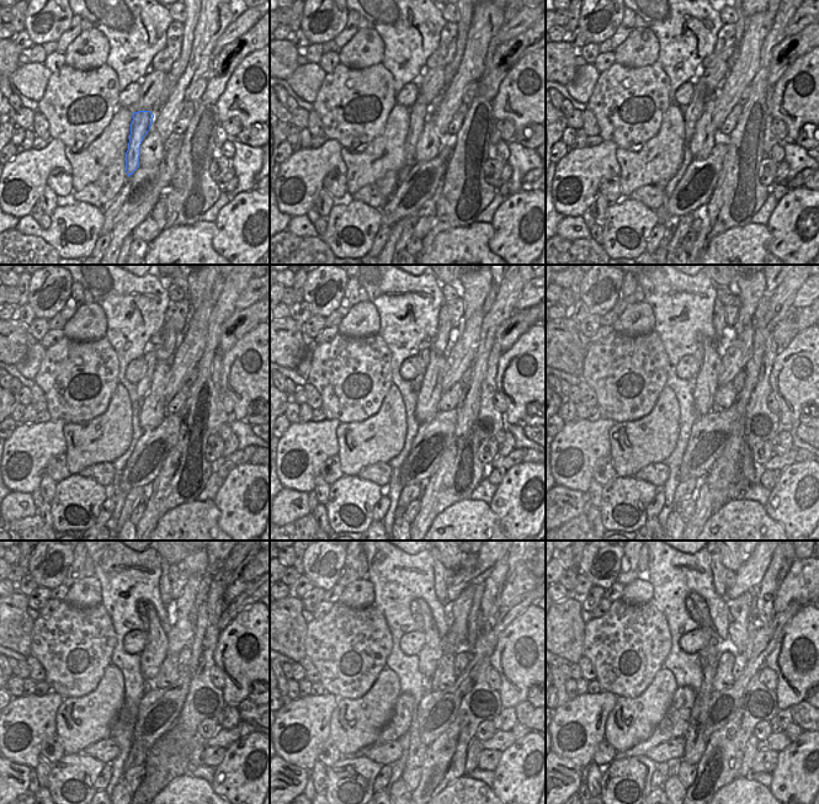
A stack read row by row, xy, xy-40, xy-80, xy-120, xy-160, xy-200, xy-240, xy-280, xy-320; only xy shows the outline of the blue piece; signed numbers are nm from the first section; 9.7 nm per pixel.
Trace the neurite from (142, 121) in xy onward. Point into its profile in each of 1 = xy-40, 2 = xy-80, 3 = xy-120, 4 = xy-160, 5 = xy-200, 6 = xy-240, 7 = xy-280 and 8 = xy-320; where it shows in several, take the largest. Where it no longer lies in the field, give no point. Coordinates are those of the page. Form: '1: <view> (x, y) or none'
1: xy-40 (419, 112)
2: xy-80 (692, 112)
3: xy-120 (142, 387)
4: xy-160 (424, 355)
5: xy-200 (698, 355)
6: xy-240 (143, 617)
7: xy-280 (418, 617)
8: xy-320 (693, 613)

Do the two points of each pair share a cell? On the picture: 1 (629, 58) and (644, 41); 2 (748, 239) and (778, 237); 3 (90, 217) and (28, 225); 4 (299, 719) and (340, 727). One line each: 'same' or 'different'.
1: same
2: different
3: same
4: different

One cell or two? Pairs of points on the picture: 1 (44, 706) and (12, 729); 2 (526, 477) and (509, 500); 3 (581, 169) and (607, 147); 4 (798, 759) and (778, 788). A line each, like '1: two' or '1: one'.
1: one
2: one
3: one
4: one

